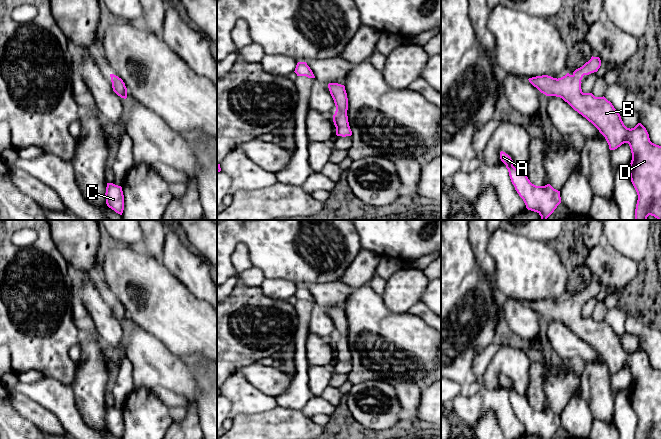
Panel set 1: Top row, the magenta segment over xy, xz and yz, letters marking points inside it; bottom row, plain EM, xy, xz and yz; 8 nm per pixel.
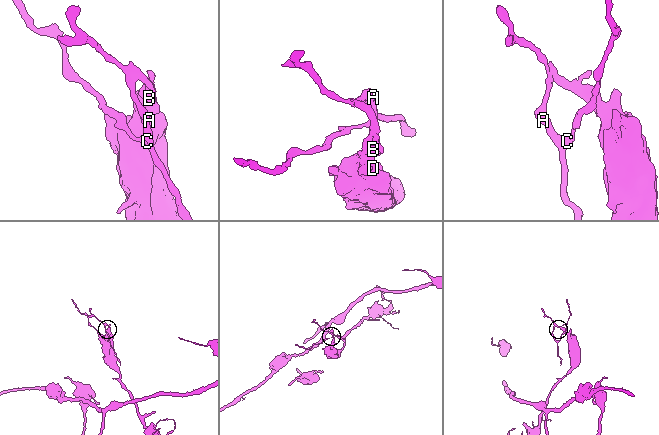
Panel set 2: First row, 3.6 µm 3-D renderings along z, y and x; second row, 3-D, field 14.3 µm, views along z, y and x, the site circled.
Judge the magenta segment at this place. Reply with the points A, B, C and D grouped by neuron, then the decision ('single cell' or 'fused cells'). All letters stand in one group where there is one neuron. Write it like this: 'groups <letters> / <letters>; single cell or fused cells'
groups A C / B D; fused cells

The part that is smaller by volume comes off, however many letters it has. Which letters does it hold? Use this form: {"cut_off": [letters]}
{"cut_off": ["A", "C"]}

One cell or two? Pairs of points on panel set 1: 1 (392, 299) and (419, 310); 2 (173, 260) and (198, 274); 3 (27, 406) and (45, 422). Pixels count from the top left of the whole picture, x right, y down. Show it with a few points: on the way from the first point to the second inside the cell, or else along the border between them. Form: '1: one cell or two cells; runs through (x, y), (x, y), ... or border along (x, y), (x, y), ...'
1: two cells; border along (419, 301), (407, 312)
2: one cell; runs through (179, 260), (192, 270)
3: one cell; runs through (31, 410), (41, 418)

